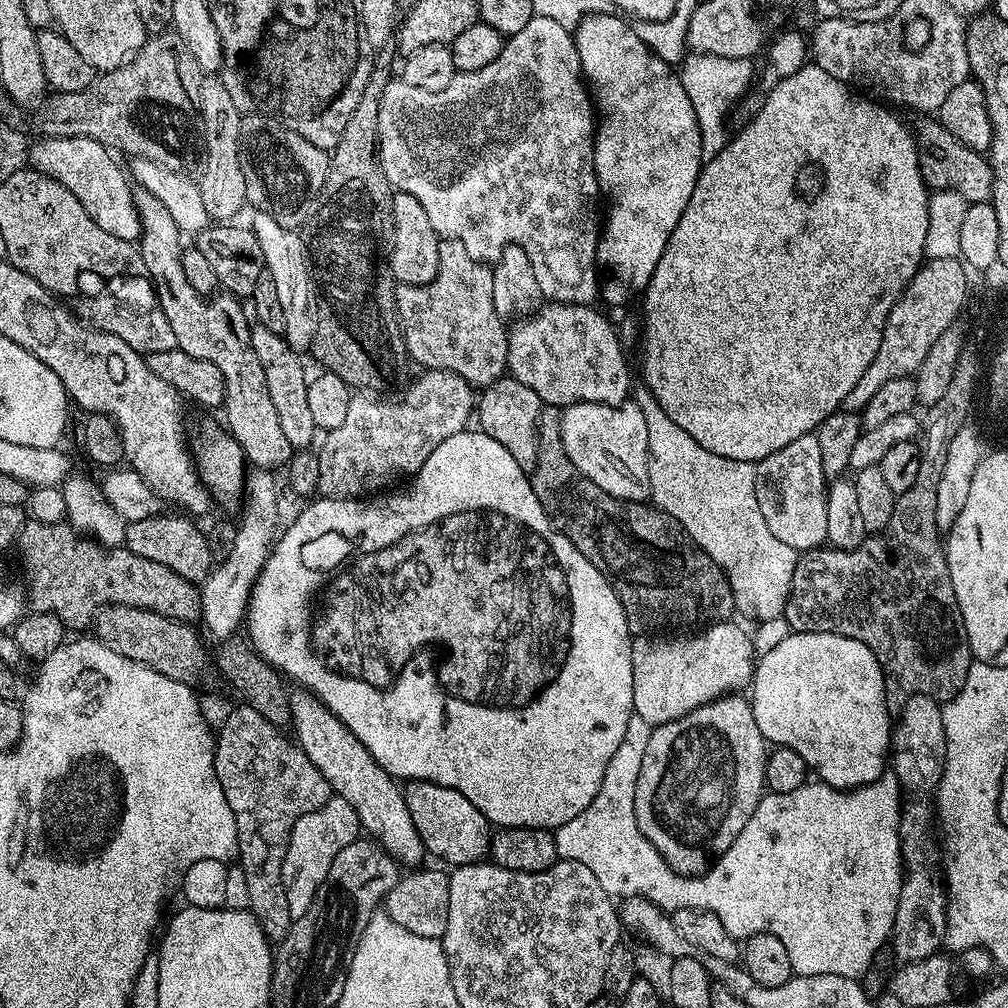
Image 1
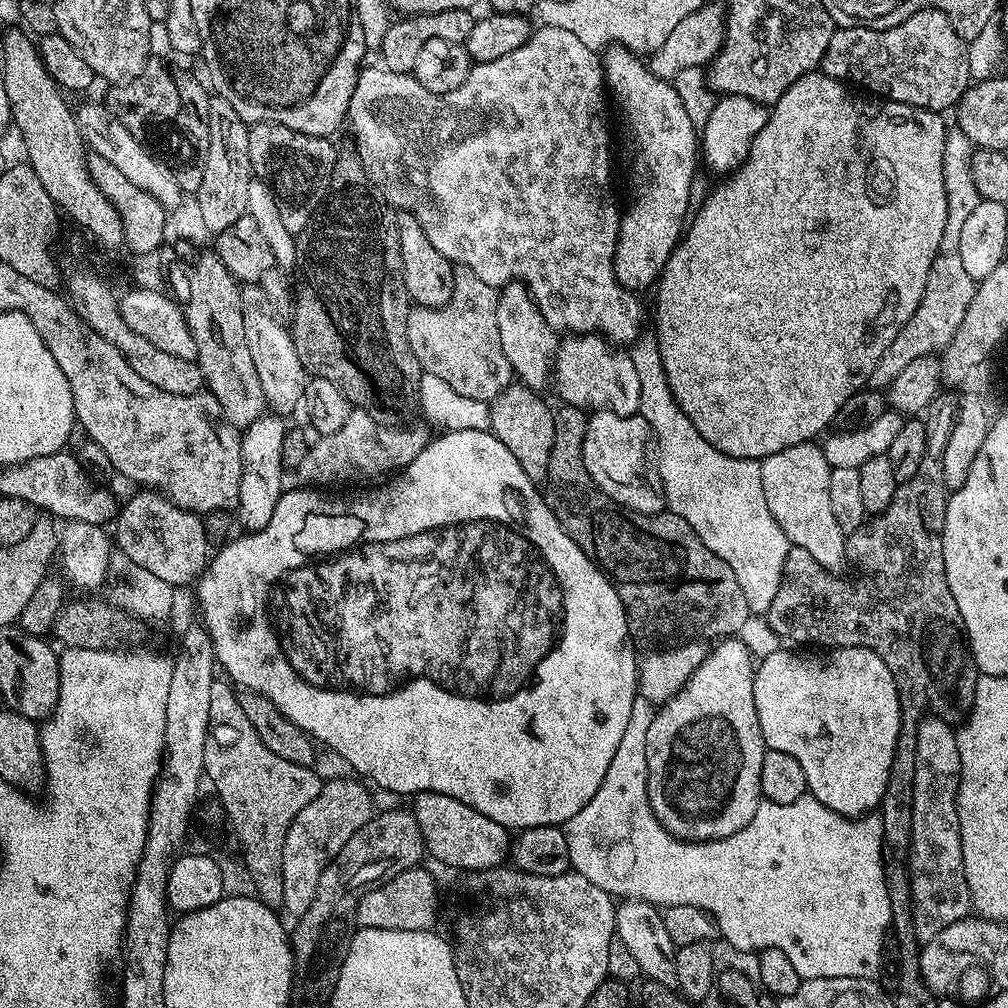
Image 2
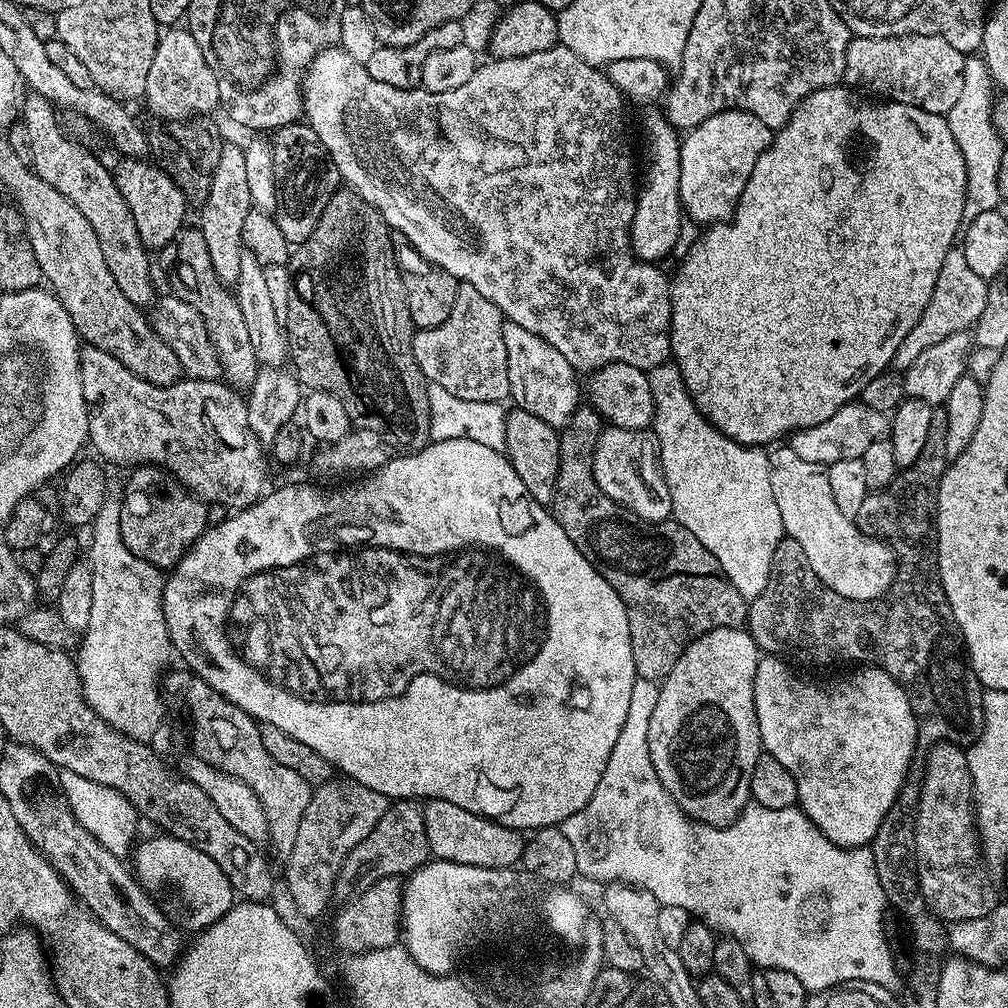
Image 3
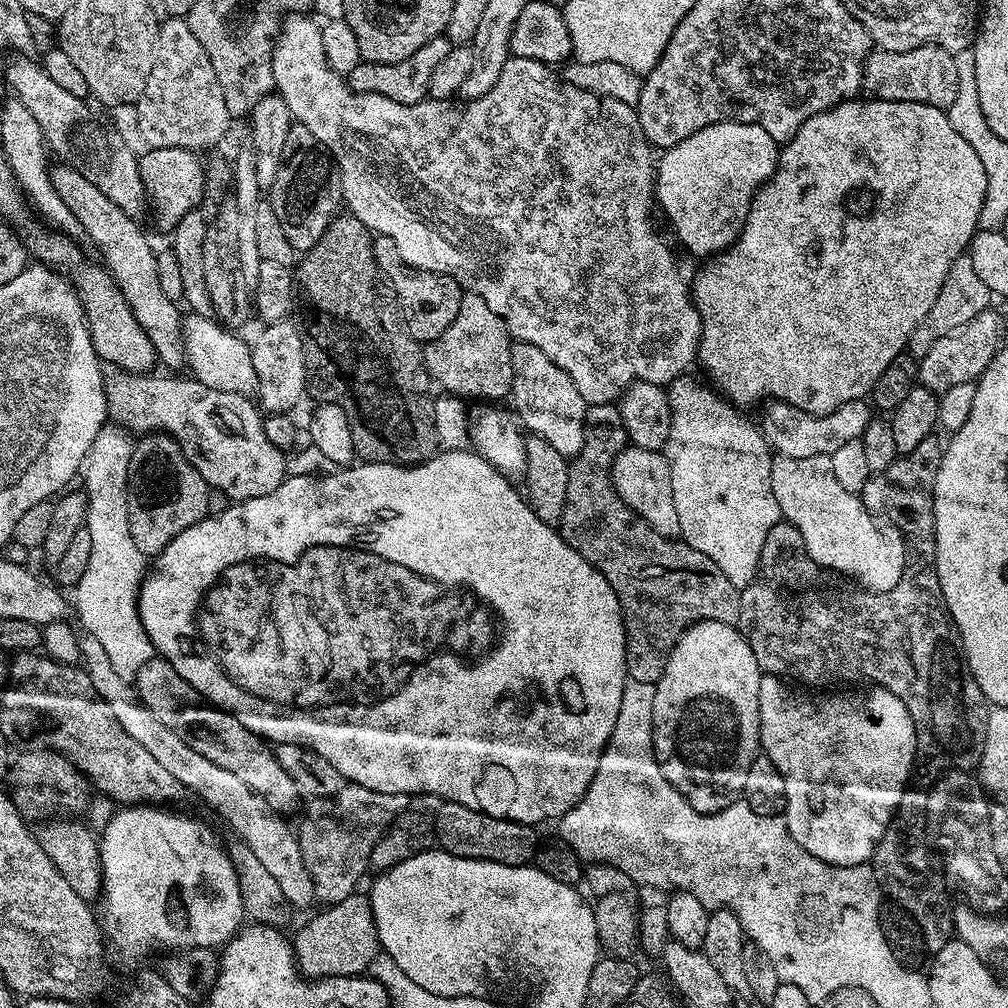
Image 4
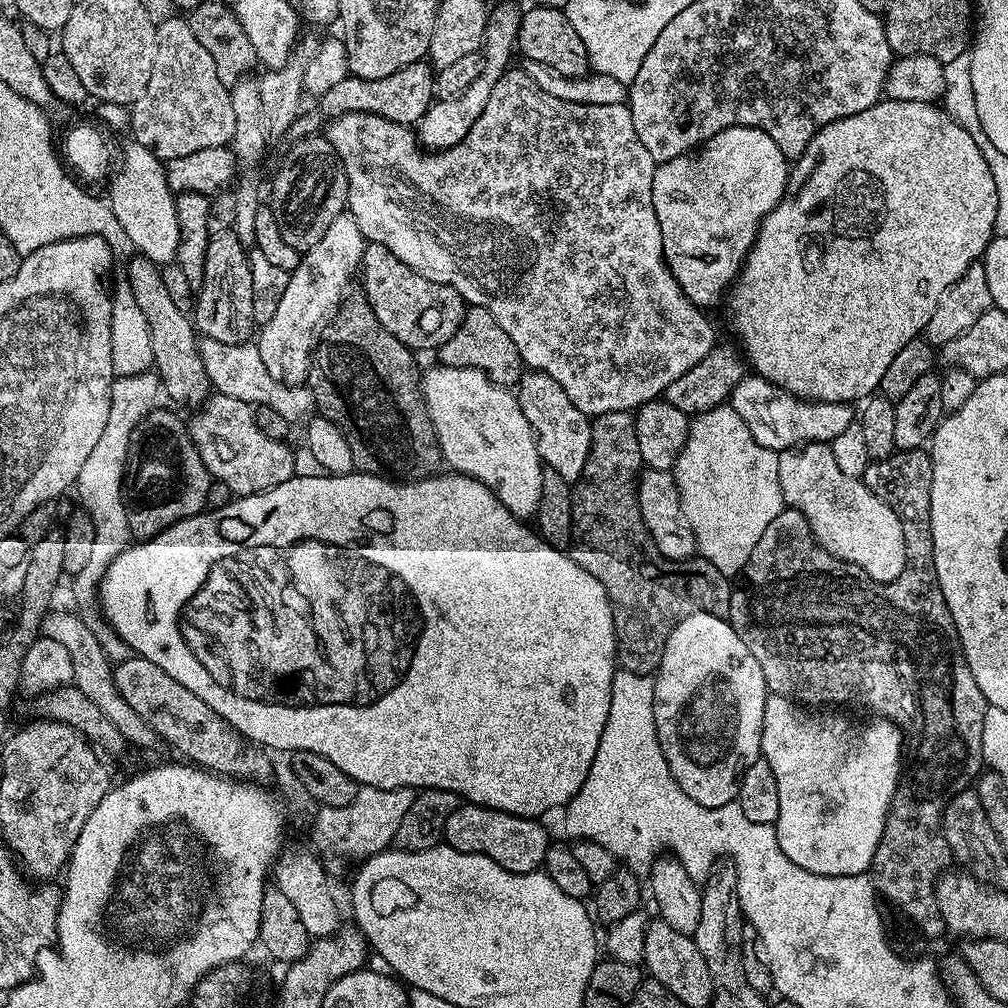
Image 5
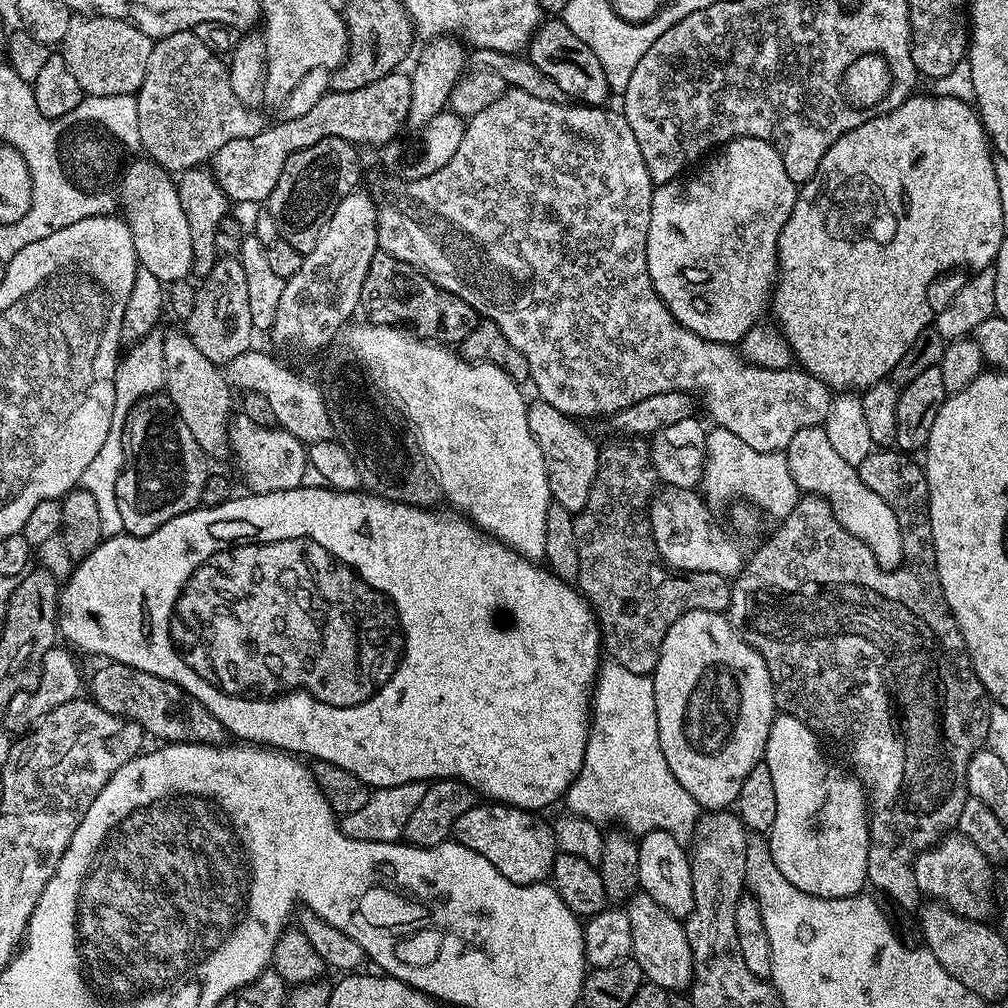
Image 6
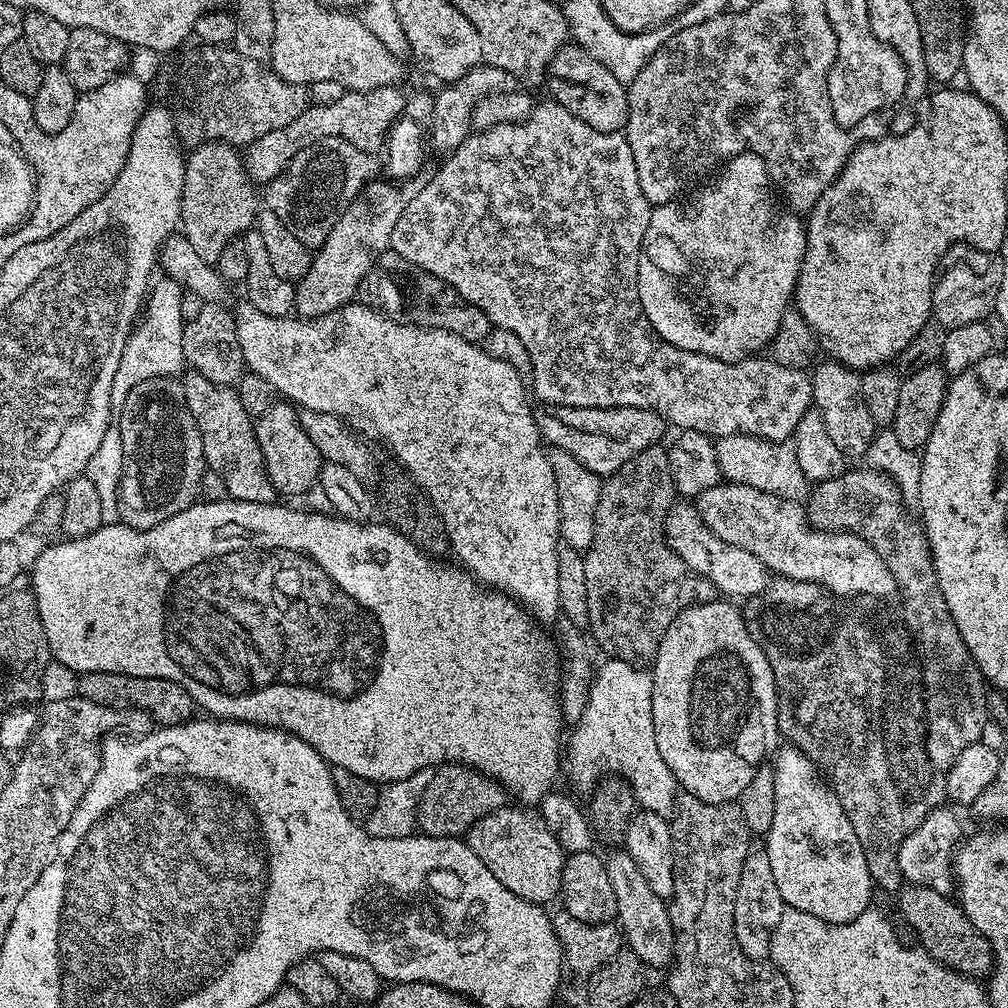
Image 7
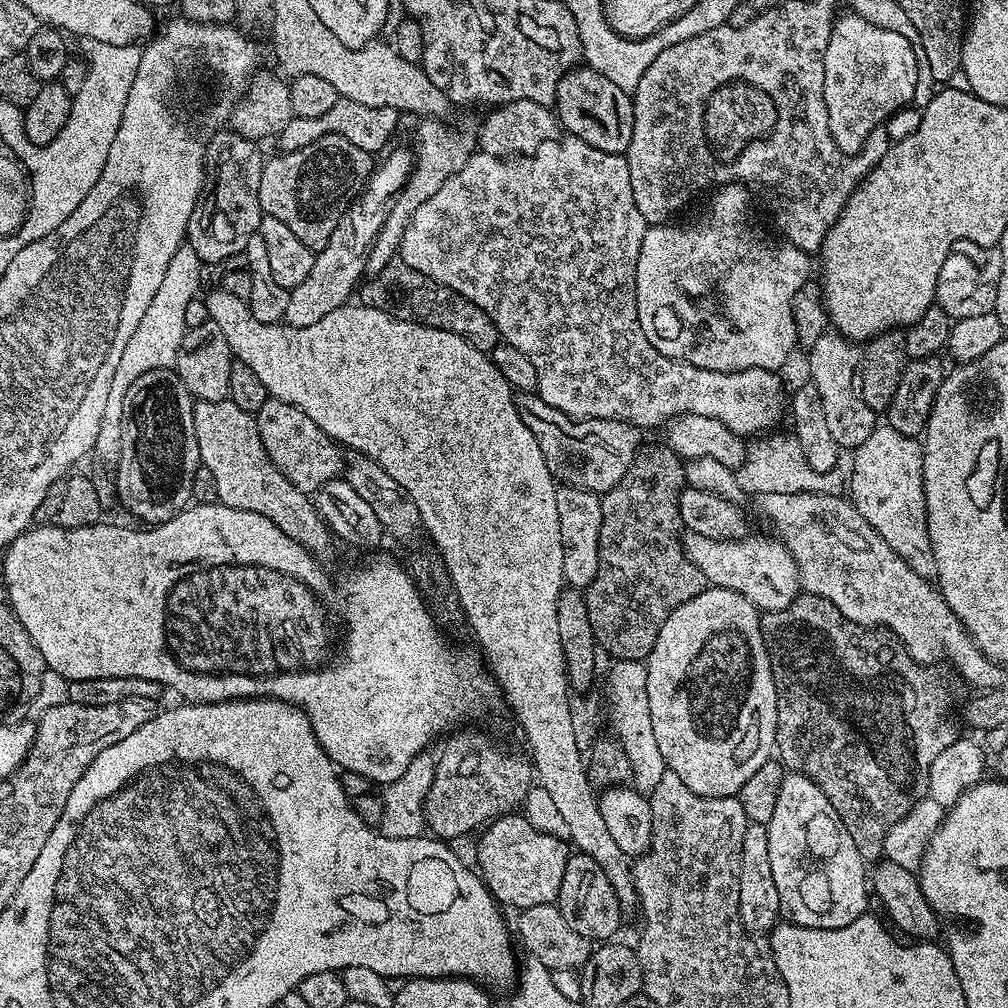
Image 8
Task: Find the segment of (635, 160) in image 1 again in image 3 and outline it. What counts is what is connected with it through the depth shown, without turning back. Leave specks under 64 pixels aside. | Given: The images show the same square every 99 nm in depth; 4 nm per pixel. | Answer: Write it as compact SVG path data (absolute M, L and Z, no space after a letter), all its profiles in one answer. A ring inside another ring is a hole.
M663 111L648 112L644 116L644 188L636 193L636 209L630 226L630 242L632 255L638 260L660 262L660 259L671 257L672 247L677 241L679 222L682 217L680 191L678 190L678 174L680 173L681 133L668 121Z

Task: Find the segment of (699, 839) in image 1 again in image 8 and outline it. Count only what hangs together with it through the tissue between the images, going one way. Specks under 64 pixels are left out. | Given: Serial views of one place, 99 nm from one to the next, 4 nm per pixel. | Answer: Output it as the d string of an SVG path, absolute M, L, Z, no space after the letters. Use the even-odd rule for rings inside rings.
M709 586L702 594L690 598L690 602L682 602L682 606L675 608L662 622L662 630L658 630L658 642L654 642L654 650L650 650L646 661L646 694L650 698L650 726L654 730L654 742L658 742L658 750L662 750L667 771L678 774L690 790L699 796L722 798L723 796L739 797L742 786L757 772L760 767L773 759L776 747L776 719L778 706L776 705L776 683L772 673L772 663L768 657L768 646L764 643L764 631L760 628L762 613L755 608L746 597L734 590Z

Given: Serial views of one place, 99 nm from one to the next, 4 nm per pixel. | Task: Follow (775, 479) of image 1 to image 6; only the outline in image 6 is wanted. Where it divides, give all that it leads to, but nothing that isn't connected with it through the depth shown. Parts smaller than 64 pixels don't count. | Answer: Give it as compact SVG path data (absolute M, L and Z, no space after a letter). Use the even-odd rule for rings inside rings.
M823 426L798 430L786 449L790 474L801 493L820 496L834 510L838 522L854 540L870 546L876 563L895 570L904 563L904 534L901 517L890 504L874 494L860 478L857 465L846 462L826 438Z

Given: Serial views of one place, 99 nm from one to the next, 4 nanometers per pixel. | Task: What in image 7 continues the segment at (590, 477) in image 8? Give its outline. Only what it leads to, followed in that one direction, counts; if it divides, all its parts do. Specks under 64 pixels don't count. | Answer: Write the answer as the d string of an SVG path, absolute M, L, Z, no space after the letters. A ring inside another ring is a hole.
M545 403L539 407L534 415L539 427L547 433L547 443L565 448L601 478L611 476L640 452L659 445L666 429L664 417L650 408L567 408Z

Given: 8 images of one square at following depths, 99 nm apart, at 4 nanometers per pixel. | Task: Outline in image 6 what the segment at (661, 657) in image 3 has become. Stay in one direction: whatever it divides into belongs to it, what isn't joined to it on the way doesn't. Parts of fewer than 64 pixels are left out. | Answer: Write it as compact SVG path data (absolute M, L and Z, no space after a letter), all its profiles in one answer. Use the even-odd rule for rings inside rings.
M620 438L617 444L603 445L598 474L594 486L590 486L590 498L586 498L586 506L574 516L580 563L578 588L596 613L603 651L611 663L626 666L626 670L643 676L655 672L662 642L682 614L694 610L727 613L732 597L732 584L725 577L716 572L678 572L668 567L658 554L648 517L648 505L657 491L658 477L648 445L649 441L644 438Z

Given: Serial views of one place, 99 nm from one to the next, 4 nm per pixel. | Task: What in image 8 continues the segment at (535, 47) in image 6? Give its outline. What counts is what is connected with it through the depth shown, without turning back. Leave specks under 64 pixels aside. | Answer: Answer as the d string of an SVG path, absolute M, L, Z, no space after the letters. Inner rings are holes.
M577 66L567 72L558 82L554 111L567 135L582 138L582 142L590 142L594 150L606 150L606 154L627 153L634 134L632 97L598 70Z

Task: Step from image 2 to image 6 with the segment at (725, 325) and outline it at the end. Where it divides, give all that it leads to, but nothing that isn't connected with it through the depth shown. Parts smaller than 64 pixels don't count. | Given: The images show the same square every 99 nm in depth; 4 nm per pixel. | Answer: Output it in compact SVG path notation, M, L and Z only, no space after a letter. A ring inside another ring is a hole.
M913 94L908 97L906 102L902 102L902 106L890 110L885 116L870 118L870 122L862 122L862 126L858 126L854 130L842 134L842 138L838 138L838 142L834 142L834 146L830 146L830 150L826 150L826 154L822 154L822 162L818 162L818 170L816 173L814 173L807 182L799 185L796 201L794 202L794 210L790 214L790 218L786 218L786 226L782 226L782 230L780 231L778 271L770 297L770 312L771 315L776 315L776 318L774 318L775 323L778 325L781 334L788 339L788 345L792 347L792 355L795 363L799 365L803 371L809 372L811 376L818 378L823 384L827 384L829 389L832 390L863 390L874 386L879 380L889 379L894 370L894 366L898 366L898 358L902 358L902 354L906 354L906 349L910 346L910 342L914 342L914 338L918 338L918 334L922 334L922 330L926 330L933 323L934 307L932 308L931 302L928 301L928 291L931 290L932 283L934 283L943 272L948 272L951 268L984 270L989 266L995 265L998 246L1002 246L1002 242L1006 239L1006 229L1002 226L1002 202L998 198L998 178L994 178L994 149L988 139L988 133L984 130L984 124L980 120L980 113L977 112L975 107L967 100L959 100L958 98L950 98L949 96L941 96L939 94L931 94L932 96L920 95L921 94Z

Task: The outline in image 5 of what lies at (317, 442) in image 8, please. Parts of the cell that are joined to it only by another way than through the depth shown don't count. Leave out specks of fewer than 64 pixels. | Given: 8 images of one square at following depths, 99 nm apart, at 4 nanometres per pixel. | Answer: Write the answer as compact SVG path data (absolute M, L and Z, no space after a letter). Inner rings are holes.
M209 395L187 421L186 427L206 470L213 480L226 482L237 497L270 490L297 475L296 460L283 440L268 438L258 428L253 405L238 398Z

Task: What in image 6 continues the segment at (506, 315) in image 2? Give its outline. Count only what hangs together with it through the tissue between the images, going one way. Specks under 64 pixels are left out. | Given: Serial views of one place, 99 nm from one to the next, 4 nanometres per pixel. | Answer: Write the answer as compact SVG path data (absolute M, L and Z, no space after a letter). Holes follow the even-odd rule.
M537 399L528 405L528 421L530 434L538 442L542 450L542 458L548 471L548 485L553 501L573 514L586 506L586 498L590 498L590 486L594 486L594 478L600 465L600 448L571 416L562 414L562 410L554 410L545 400Z

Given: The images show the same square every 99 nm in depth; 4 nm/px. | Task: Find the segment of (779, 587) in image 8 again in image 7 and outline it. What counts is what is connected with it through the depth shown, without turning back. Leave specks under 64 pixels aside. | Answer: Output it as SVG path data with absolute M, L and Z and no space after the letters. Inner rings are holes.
M677 502L672 505L672 509L666 514L664 519L664 539L686 562L690 570L697 572L699 576L704 576L716 588L717 593L724 598L736 598L732 596L744 596L751 598L760 595L770 583L770 573L754 554L742 550L738 546L730 546L722 542L712 531L702 522L699 512L691 503L683 504Z

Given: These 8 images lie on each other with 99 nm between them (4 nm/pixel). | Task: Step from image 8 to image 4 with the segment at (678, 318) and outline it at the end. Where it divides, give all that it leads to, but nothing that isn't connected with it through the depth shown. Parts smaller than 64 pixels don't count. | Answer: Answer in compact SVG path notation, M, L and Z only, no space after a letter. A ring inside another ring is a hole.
M727 120L714 126L706 126L690 138L682 138L672 148L663 149L664 156L654 168L654 198L658 208L668 215L680 244L688 252L700 258L715 257L738 239L748 217L752 199L760 187L772 177L778 159L778 146L766 130L757 124L743 124Z

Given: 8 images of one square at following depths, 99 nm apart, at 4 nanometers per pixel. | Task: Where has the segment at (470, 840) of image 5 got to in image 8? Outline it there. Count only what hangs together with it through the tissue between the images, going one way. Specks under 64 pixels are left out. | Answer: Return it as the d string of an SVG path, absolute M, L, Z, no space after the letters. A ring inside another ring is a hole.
M522 814L497 816L479 836L475 867L497 904L509 904L513 910L519 910L557 903L562 874L566 874L566 862L570 855L569 845L565 841L542 834L542 830L534 830Z

